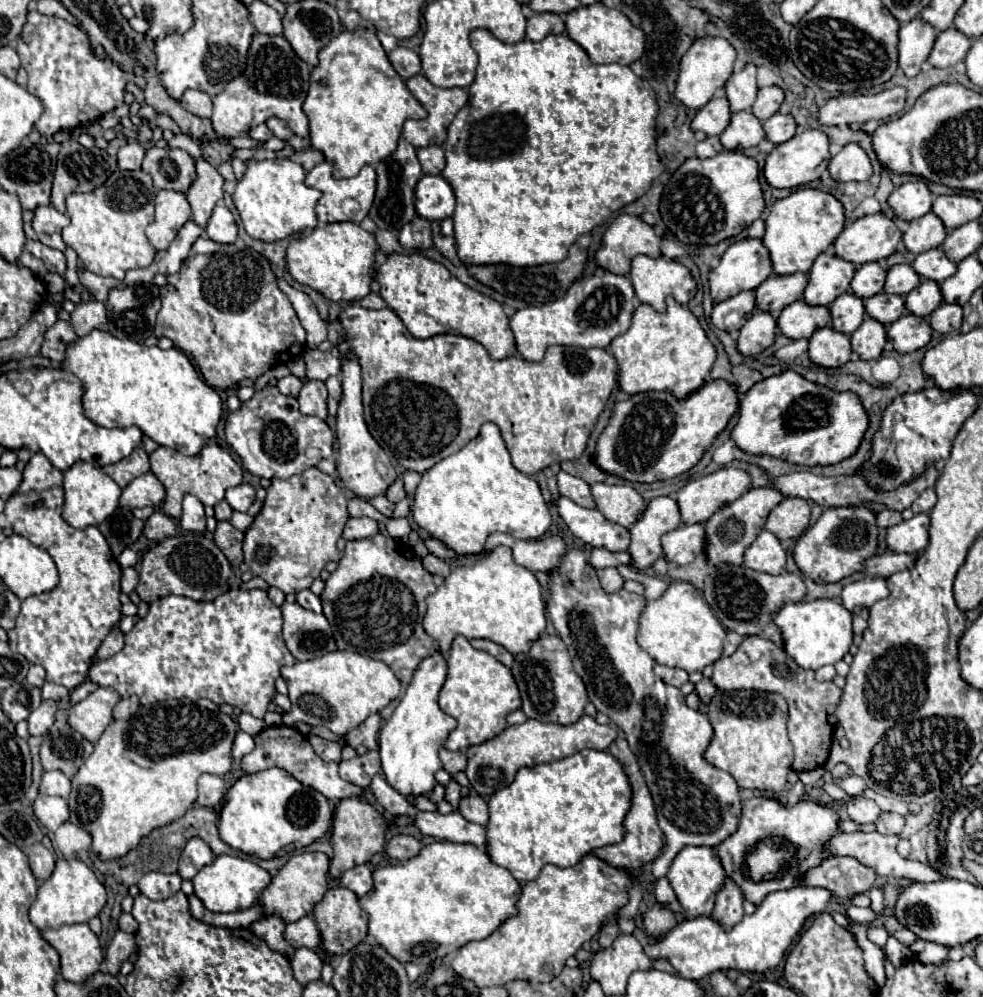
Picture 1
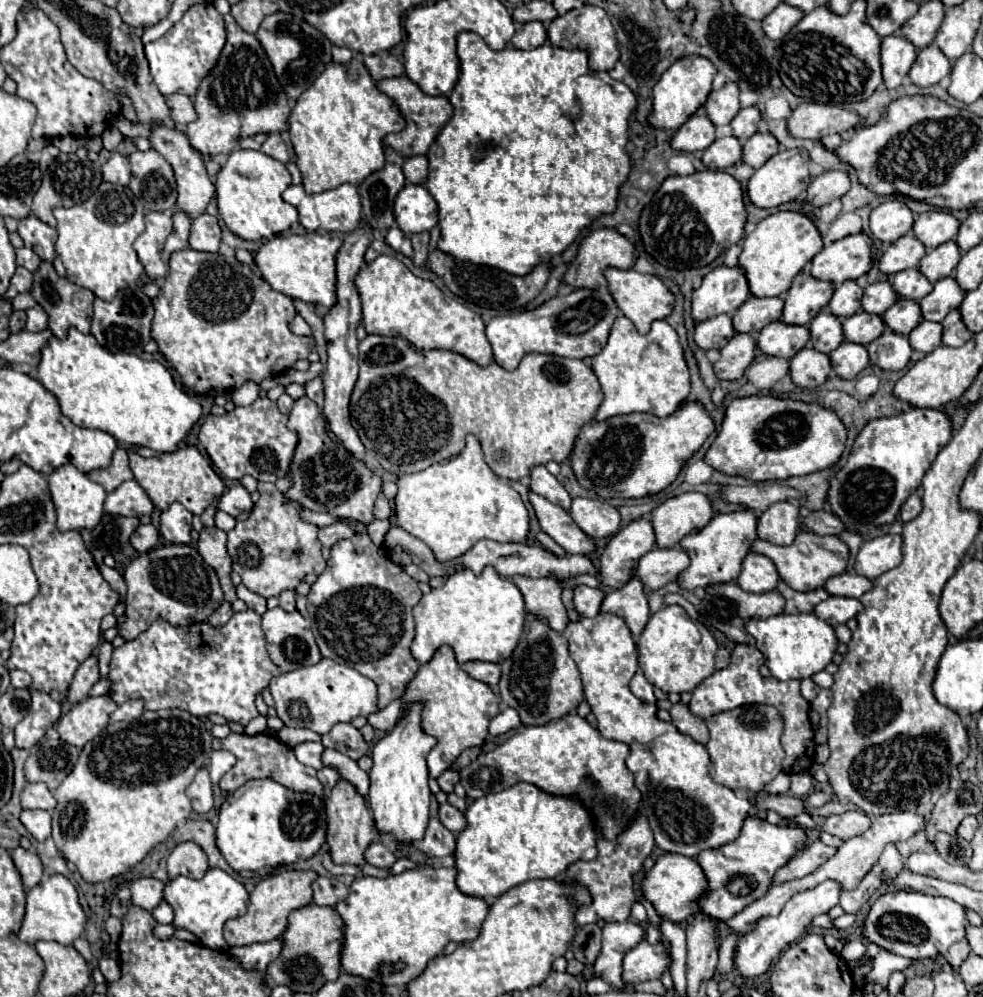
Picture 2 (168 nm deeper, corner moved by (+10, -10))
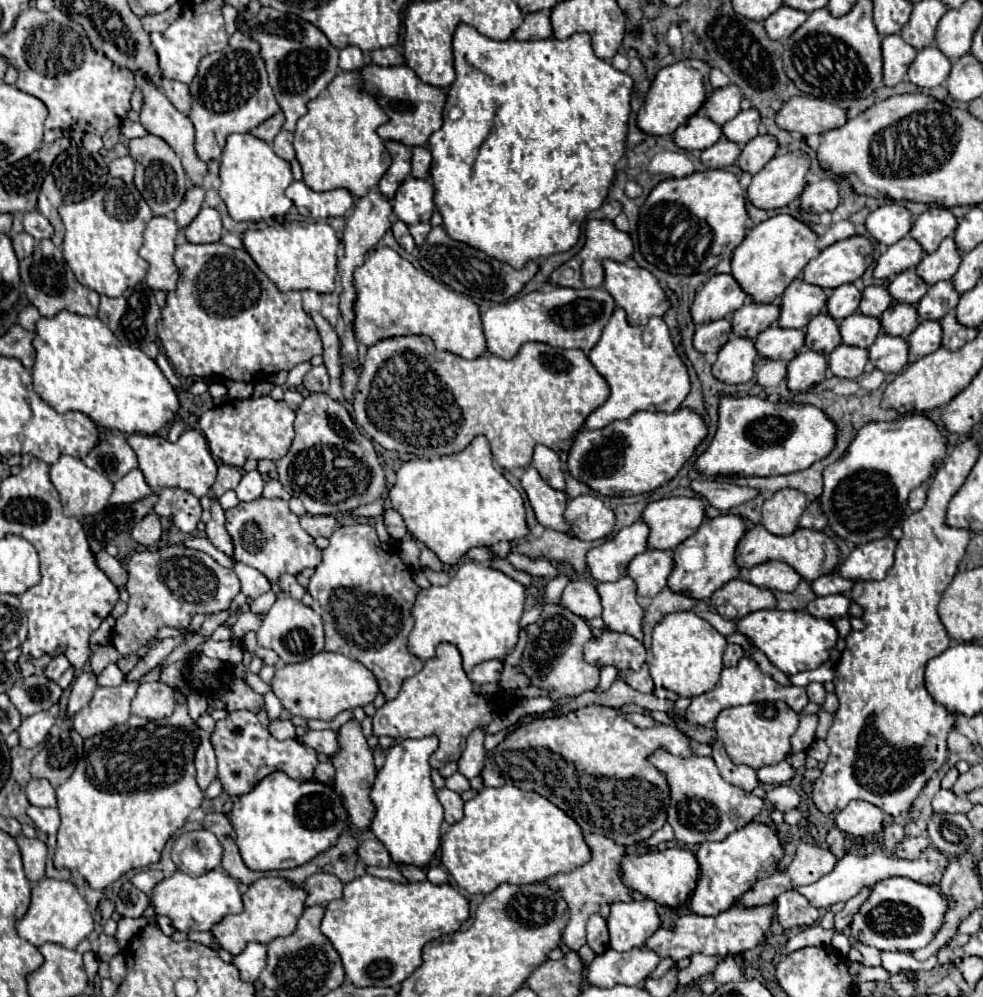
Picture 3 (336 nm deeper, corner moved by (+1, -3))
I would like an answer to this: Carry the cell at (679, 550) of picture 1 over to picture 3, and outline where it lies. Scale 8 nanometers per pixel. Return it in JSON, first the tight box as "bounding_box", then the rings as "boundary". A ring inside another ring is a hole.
{"bounding_box":[628,549,672,597],"boundary":[[[646,549],[642,555],[636,555],[628,565],[628,575],[636,581],[640,597],[654,597],[656,593],[660,593],[666,587],[672,571],[672,555],[660,549]]]}

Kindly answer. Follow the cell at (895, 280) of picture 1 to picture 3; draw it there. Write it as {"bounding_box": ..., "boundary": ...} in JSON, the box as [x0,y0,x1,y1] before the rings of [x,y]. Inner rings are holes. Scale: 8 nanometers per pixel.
{"bounding_box":[860,285,892,317],"boundary":[[[870,285],[862,291],[862,301],[860,301],[860,311],[864,315],[874,315],[880,317],[888,307],[892,305],[892,295],[886,285]]]}

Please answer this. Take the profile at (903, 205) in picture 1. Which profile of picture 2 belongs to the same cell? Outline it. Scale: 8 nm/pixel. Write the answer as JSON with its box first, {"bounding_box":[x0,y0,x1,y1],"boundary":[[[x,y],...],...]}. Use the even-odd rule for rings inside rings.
{"bounding_box":[869,200,913,242],"boundary":[[[887,200],[873,208],[869,216],[871,234],[881,242],[895,242],[913,226],[913,212],[901,200]]]}

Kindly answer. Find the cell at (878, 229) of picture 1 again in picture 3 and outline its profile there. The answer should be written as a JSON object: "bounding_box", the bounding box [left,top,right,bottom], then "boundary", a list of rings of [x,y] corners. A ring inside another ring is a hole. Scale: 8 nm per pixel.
{"bounding_box":[802,235,874,289],"boundary":[[[852,235],[842,239],[814,257],[802,273],[806,283],[820,285],[824,289],[840,287],[842,283],[854,283],[874,261],[874,247],[868,237]]]}

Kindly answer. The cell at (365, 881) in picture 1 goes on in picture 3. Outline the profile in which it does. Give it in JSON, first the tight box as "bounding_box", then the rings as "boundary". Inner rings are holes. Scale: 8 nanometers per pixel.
{"bounding_box":[304,873,344,905],"boundary":[[[316,873],[304,881],[304,887],[308,889],[306,905],[326,905],[342,897],[344,883],[332,873]]]}

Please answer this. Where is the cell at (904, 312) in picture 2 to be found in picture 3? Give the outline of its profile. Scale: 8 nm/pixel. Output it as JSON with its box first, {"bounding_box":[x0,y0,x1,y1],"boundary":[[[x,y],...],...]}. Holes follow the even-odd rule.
{"bounding_box":[880,303,918,337],"boundary":[[[892,303],[880,317],[882,327],[888,335],[902,335],[908,337],[918,327],[918,313],[916,307],[910,303]]]}

